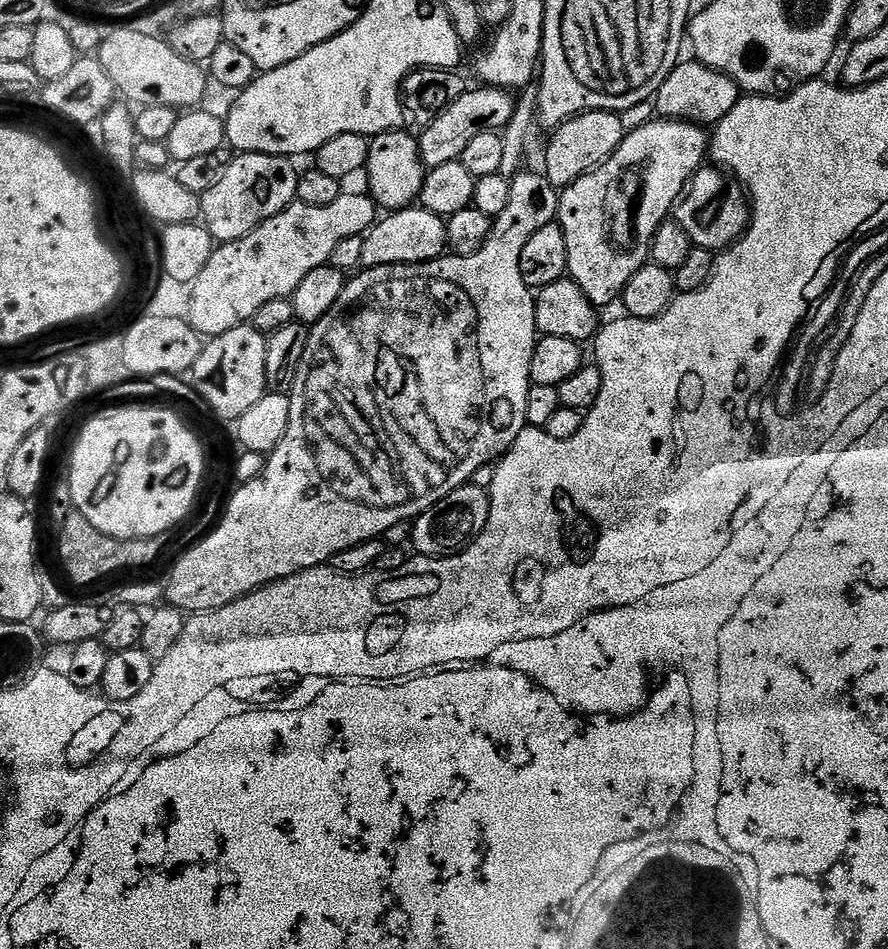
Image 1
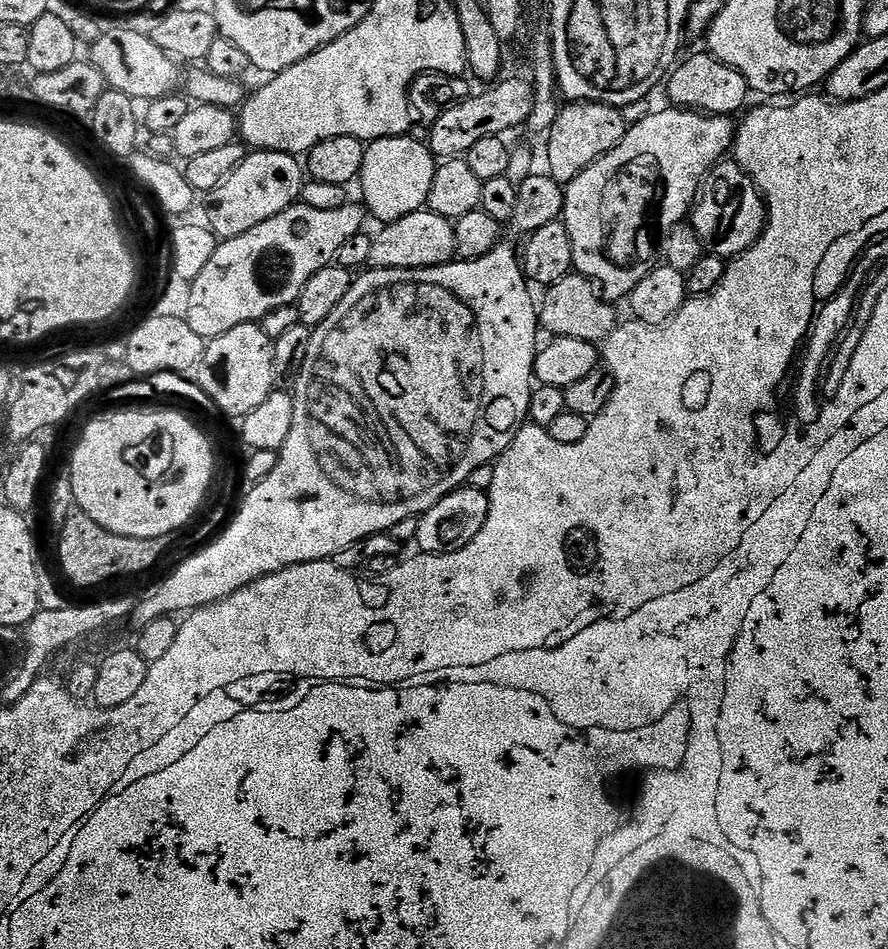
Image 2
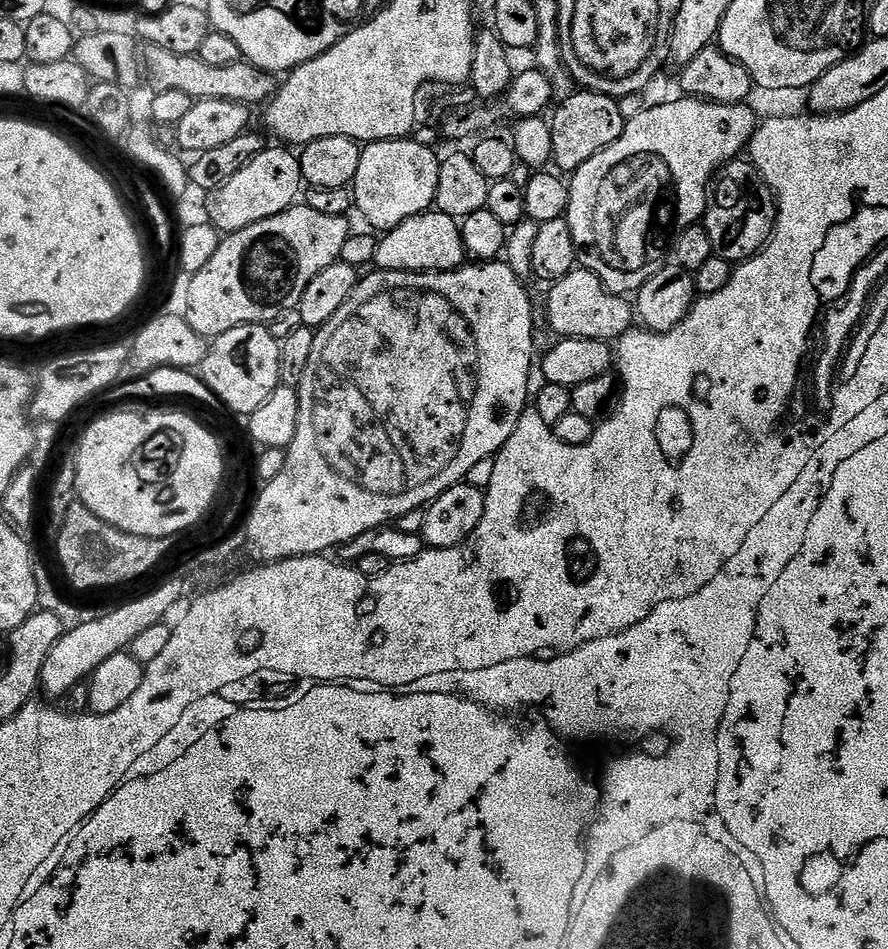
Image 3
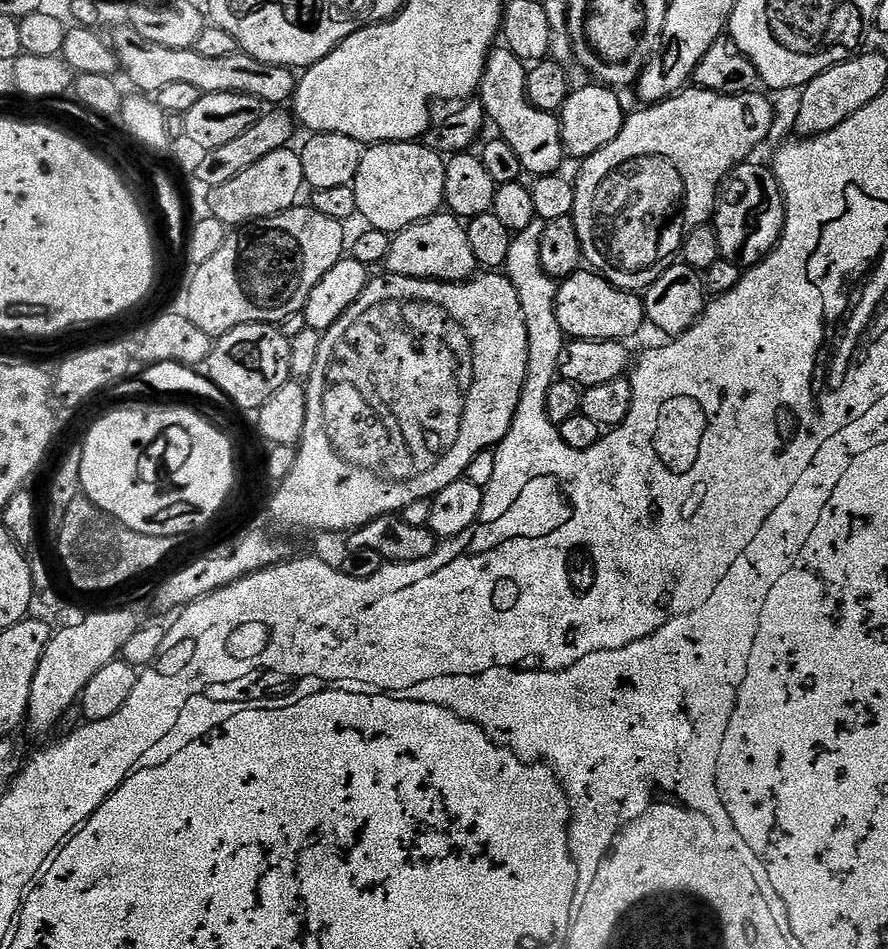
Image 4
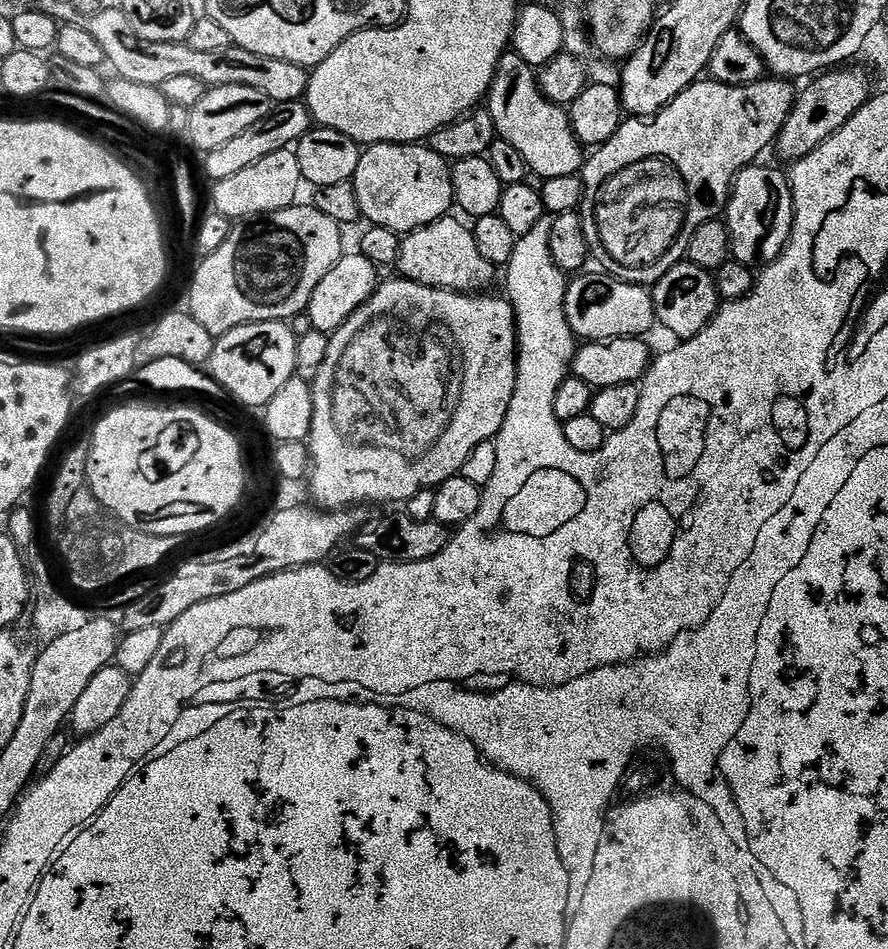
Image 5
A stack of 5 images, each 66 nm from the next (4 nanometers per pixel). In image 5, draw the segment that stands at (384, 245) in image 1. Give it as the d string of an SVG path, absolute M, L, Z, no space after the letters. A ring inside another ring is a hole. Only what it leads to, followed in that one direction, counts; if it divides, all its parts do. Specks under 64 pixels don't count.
M449 214L440 220L430 222L430 226L422 226L416 232L407 233L400 245L398 261L399 275L406 280L413 280L422 286L445 288L451 292L483 293L492 284L498 272L497 265L486 262L482 254L478 254L478 246L474 242L471 227L463 219L455 220Z

